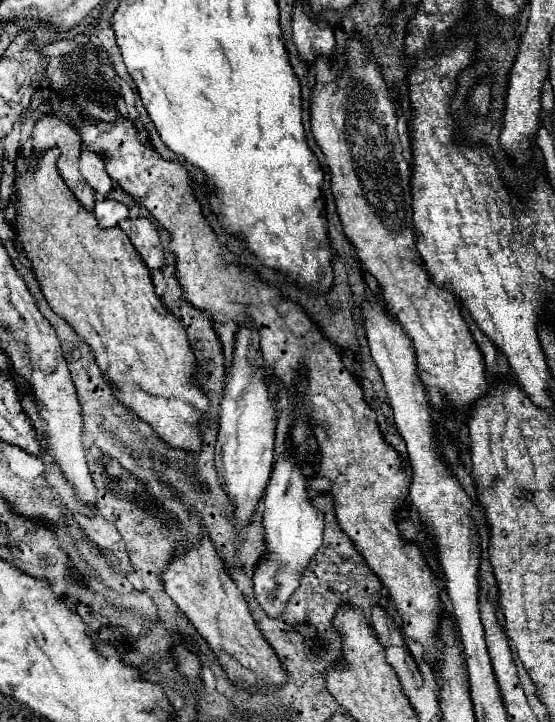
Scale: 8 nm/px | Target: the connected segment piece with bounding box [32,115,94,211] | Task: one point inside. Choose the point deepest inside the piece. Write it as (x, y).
(50, 131)

